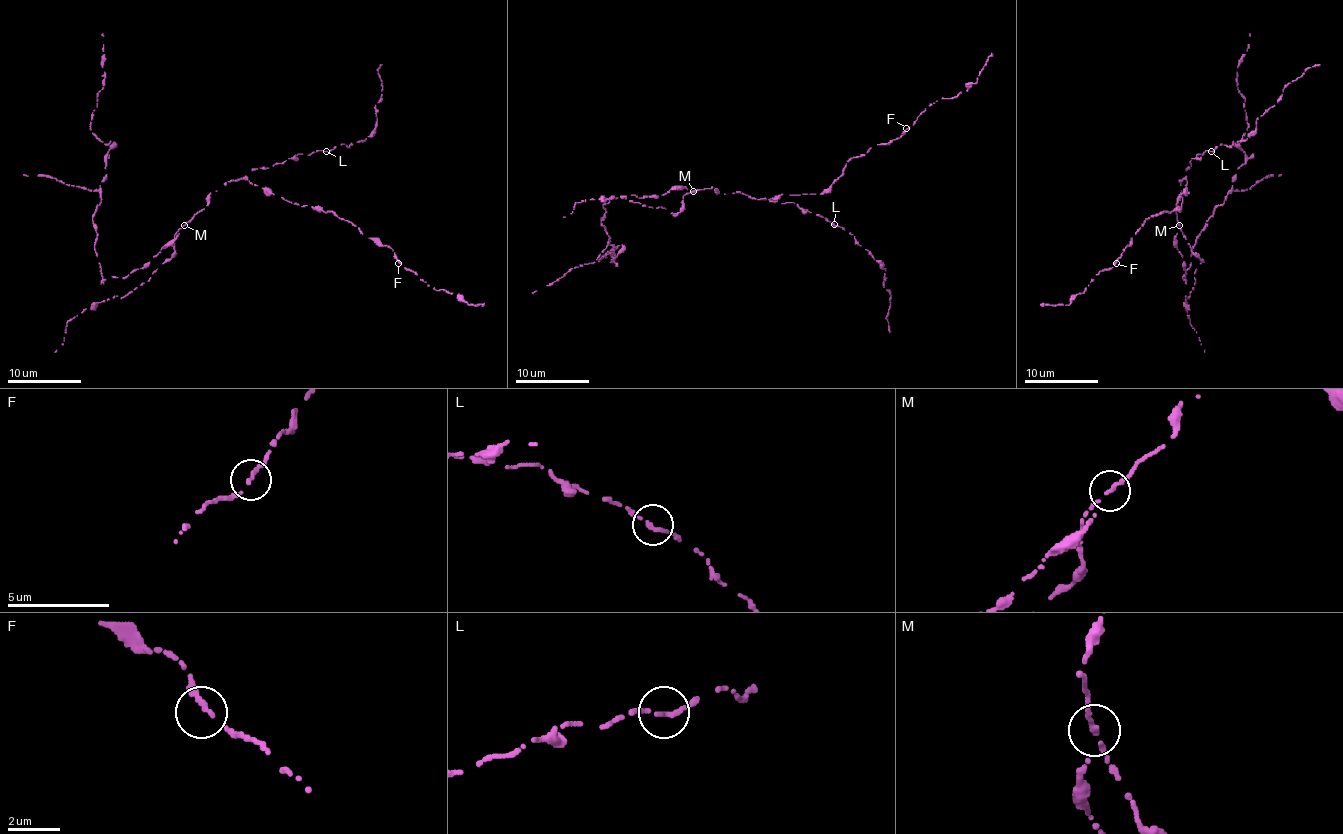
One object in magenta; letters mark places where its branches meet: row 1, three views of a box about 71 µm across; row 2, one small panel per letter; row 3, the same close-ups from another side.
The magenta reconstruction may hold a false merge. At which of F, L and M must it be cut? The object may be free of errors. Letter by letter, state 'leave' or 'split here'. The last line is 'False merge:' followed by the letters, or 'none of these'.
F: leave
L: leave
M: split here
False merge: M

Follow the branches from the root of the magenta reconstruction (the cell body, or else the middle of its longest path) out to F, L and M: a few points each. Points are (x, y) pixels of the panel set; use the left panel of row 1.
F: (201, 211), (210, 193), (247, 178), (285, 200), (350, 221), (388, 246), (398, 263)
L: (201, 211), (208, 204), (210, 193), (232, 180), (247, 176), (254, 169), (282, 163), (296, 154), (326, 151)
M: (201, 211), (184, 224)

